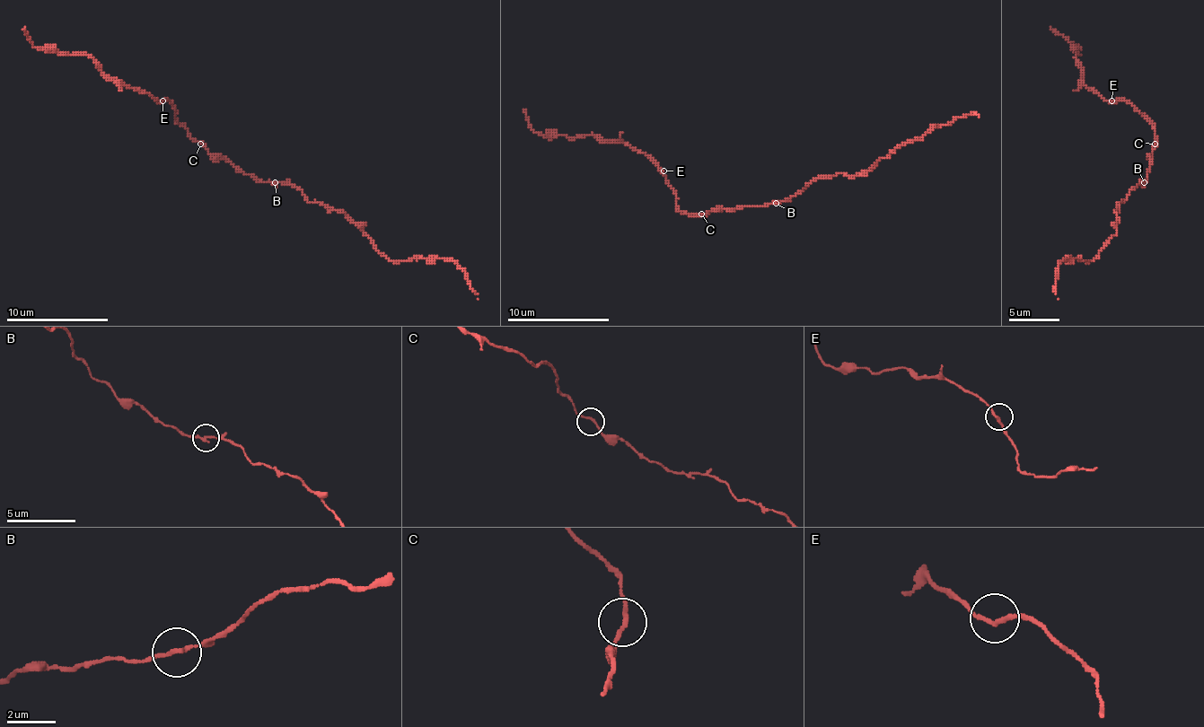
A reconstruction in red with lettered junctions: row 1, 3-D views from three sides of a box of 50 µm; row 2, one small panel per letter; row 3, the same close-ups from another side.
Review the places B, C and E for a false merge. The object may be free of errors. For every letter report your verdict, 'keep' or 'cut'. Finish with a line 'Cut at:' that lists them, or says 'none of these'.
B: keep
C: keep
E: keep
Cut at: none of these

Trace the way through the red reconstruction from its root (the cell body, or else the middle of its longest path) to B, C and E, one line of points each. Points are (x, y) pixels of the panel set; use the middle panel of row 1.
B: (742, 206), (775, 204)
C: (742, 206), (712, 208), (701, 214)
E: (742, 206), (712, 208), (704, 214), (686, 214), (679, 208), (676, 193), (663, 170)

